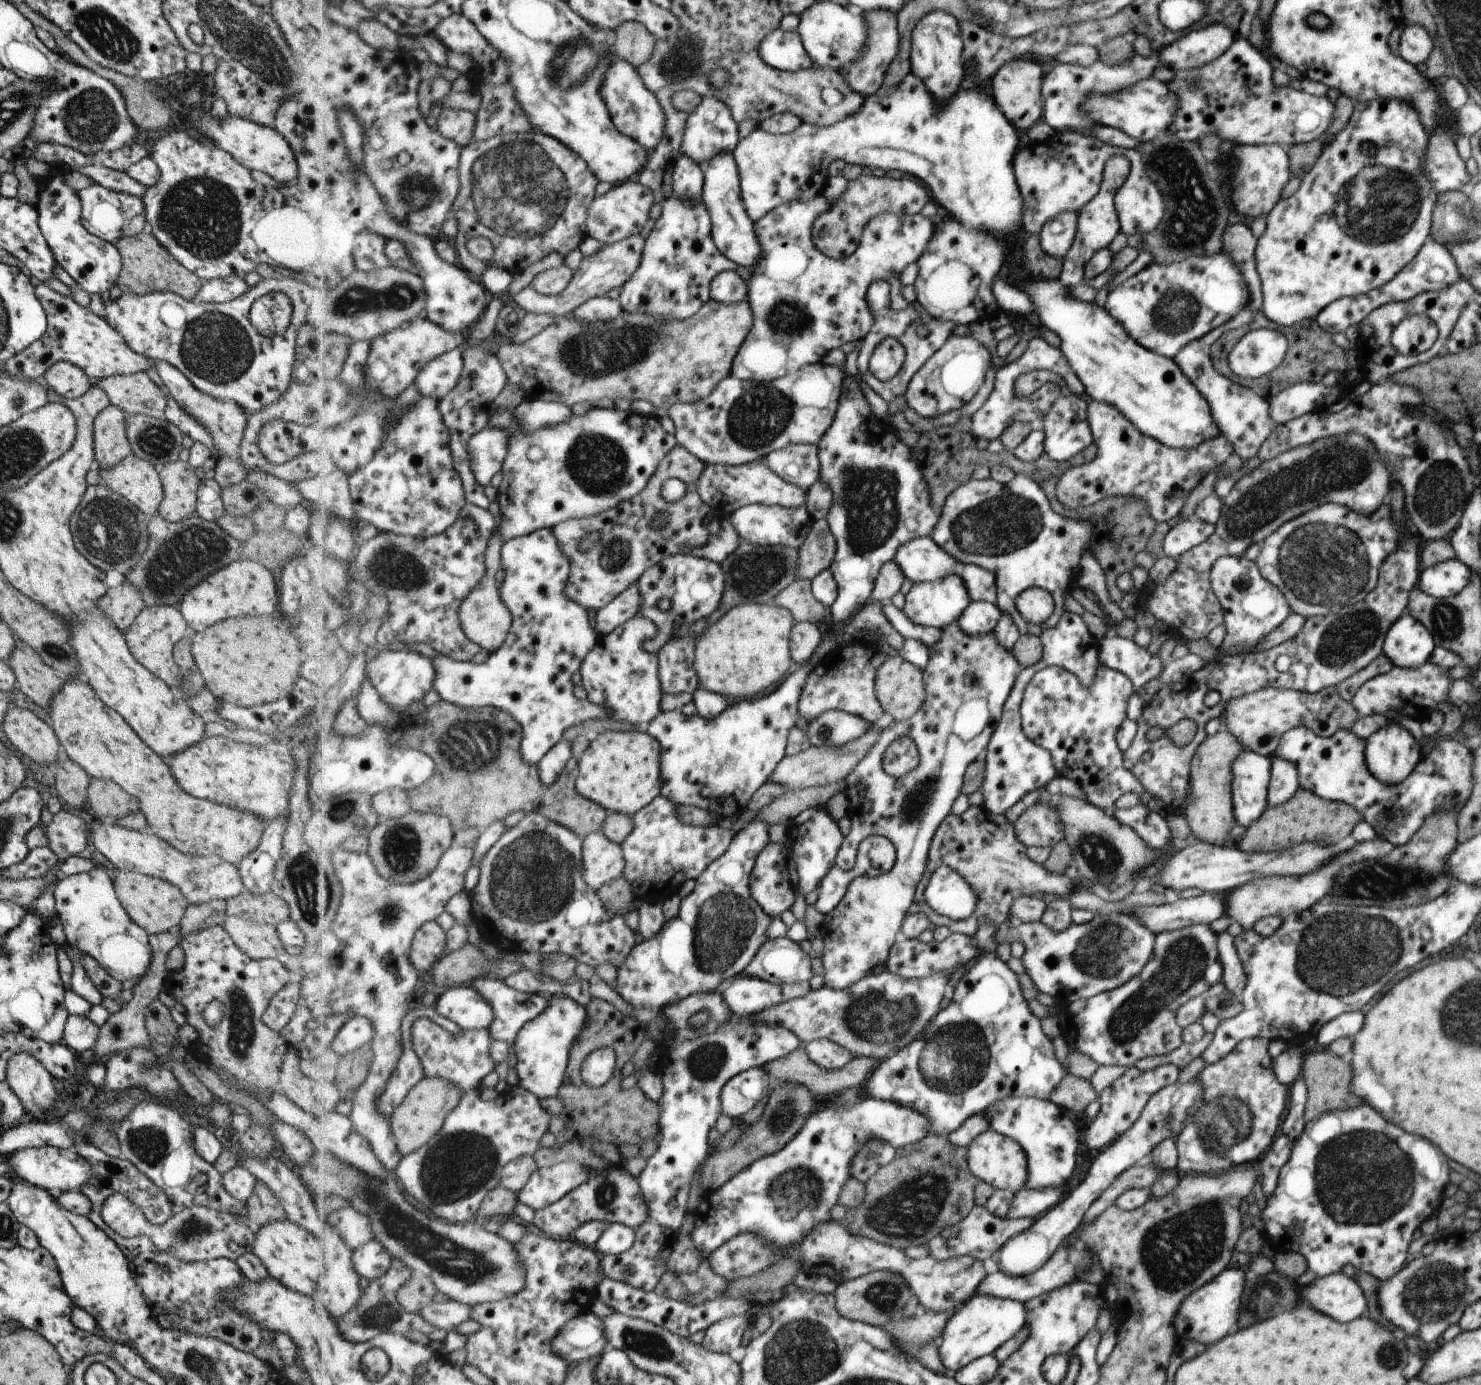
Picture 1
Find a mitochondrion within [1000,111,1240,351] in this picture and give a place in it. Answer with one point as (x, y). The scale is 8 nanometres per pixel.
(1190, 222)

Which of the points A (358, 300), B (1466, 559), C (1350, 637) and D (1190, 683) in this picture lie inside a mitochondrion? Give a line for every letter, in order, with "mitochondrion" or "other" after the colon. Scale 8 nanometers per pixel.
A: mitochondrion
B: other
C: mitochondrion
D: other

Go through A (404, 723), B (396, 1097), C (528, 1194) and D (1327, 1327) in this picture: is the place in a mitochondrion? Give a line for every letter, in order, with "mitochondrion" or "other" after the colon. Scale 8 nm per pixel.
A: other
B: other
C: other
D: other

